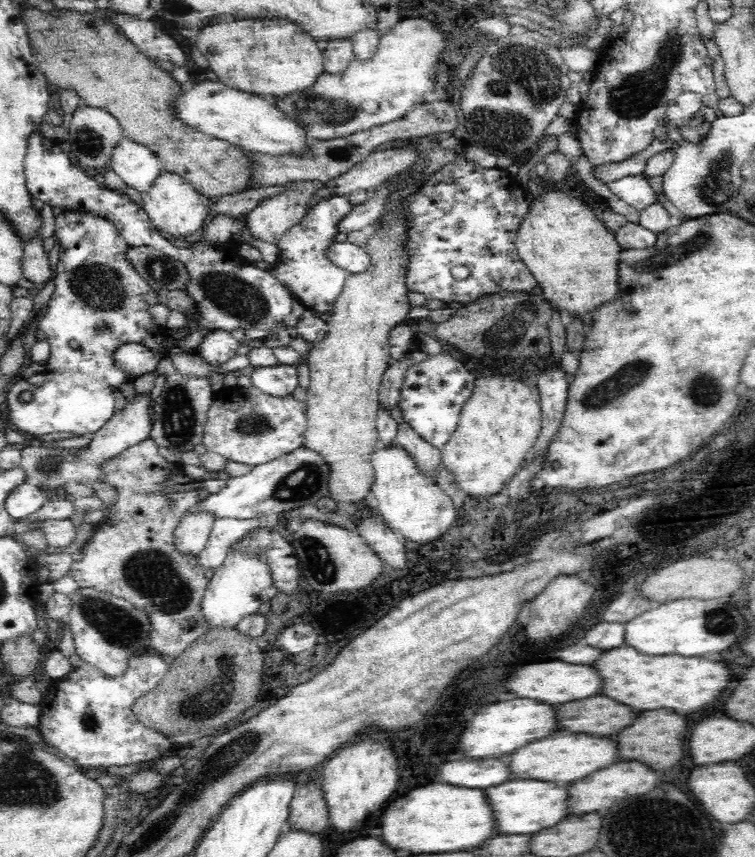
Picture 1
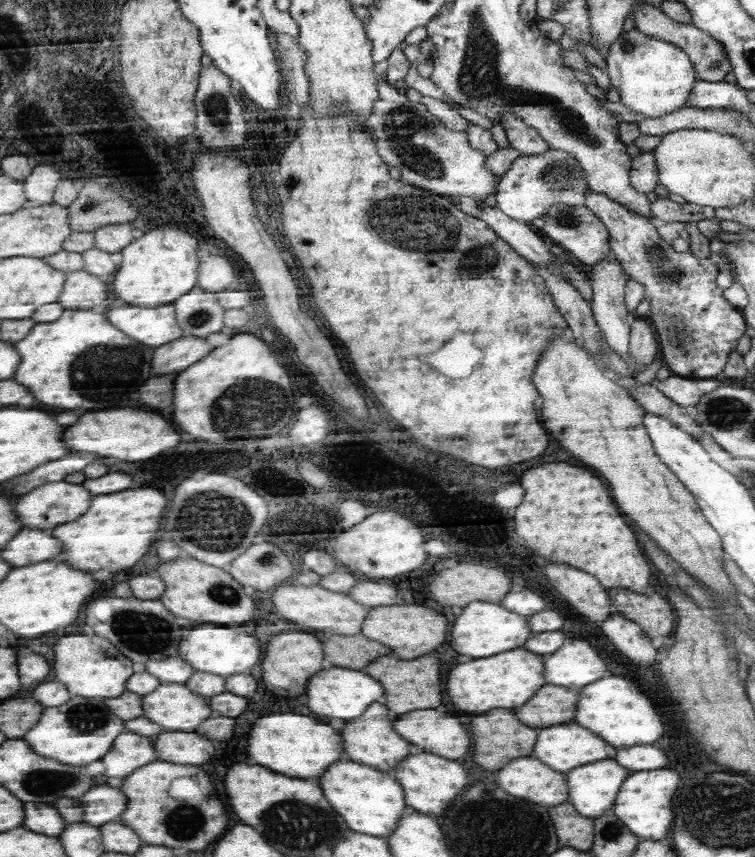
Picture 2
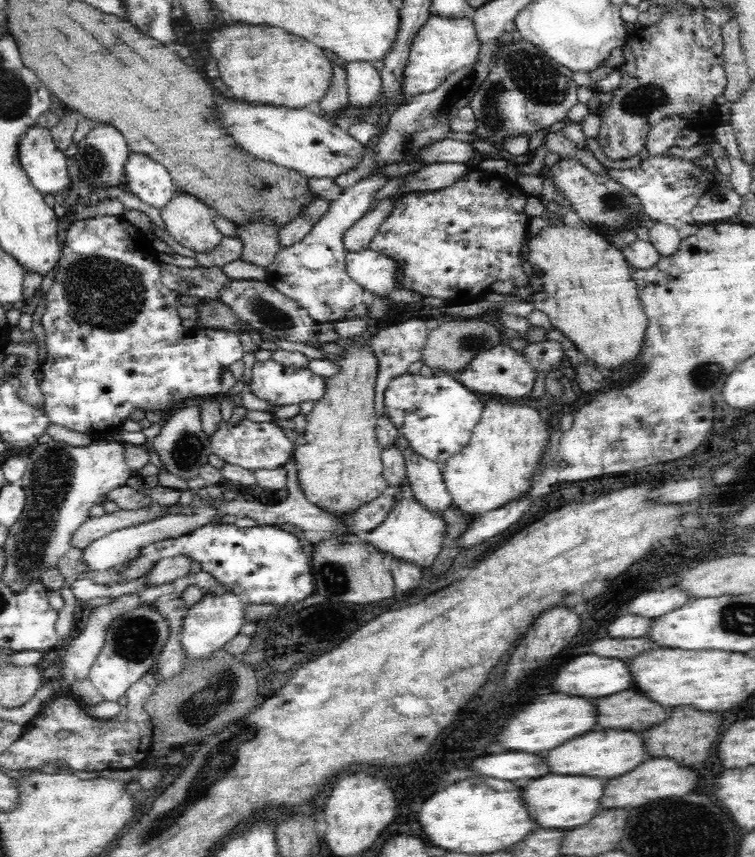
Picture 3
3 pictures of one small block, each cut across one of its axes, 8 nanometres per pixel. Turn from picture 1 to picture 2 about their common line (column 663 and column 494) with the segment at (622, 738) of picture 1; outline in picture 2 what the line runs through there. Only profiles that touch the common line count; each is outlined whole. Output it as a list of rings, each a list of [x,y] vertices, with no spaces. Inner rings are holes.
[[[496,710],[496,712],[472,716],[470,728],[472,728],[472,736],[476,736],[476,752],[472,752],[472,758],[484,770],[498,770],[506,766],[506,762],[510,762],[512,758],[530,756],[536,740],[536,730],[522,724],[512,710]]]

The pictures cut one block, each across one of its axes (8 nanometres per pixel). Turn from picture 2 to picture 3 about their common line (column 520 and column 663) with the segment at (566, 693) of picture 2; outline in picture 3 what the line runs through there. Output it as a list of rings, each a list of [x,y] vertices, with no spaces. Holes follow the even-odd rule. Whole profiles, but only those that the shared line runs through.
[[[624,690],[606,698],[596,700],[598,720],[602,728],[622,728],[622,730],[646,730],[658,724],[658,720],[666,720],[668,710],[654,700],[646,700],[646,696],[638,696],[634,690]]]

